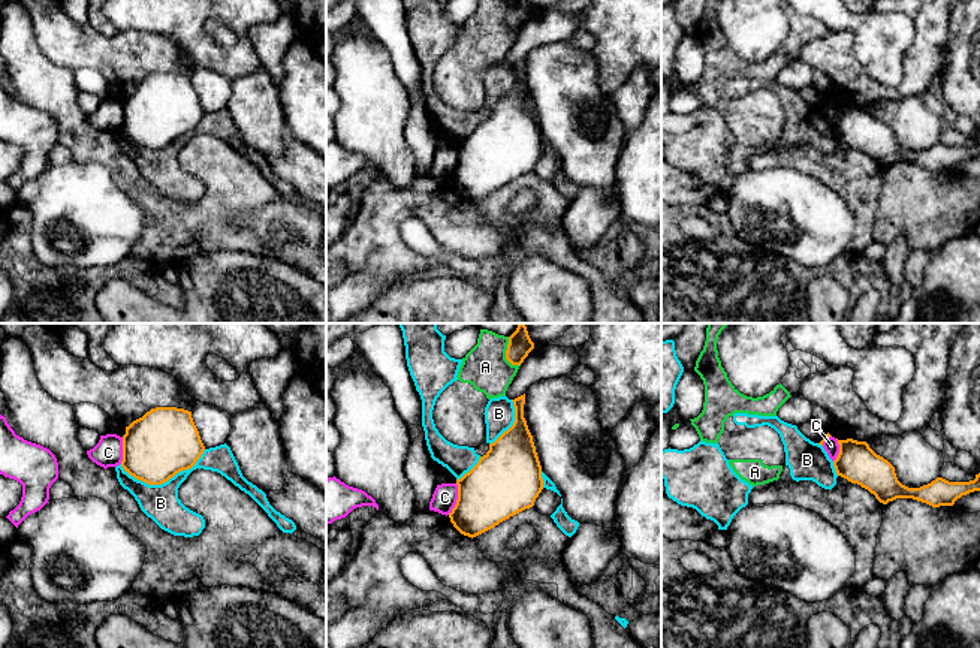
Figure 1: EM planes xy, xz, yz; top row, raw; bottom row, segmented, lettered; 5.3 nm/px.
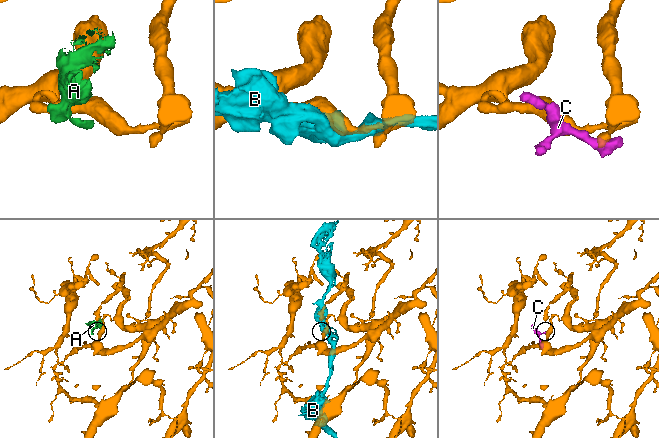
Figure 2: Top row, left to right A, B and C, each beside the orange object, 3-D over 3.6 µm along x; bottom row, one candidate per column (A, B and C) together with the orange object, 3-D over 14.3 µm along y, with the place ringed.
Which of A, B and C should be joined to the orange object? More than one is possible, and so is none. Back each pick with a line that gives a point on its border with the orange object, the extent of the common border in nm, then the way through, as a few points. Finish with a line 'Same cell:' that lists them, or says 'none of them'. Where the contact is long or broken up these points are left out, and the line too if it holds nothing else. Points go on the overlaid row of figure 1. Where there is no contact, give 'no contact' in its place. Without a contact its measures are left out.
Same cell: none of them

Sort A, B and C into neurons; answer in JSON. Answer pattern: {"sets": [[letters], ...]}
{"sets": [["A"], ["B"], ["C"]]}

